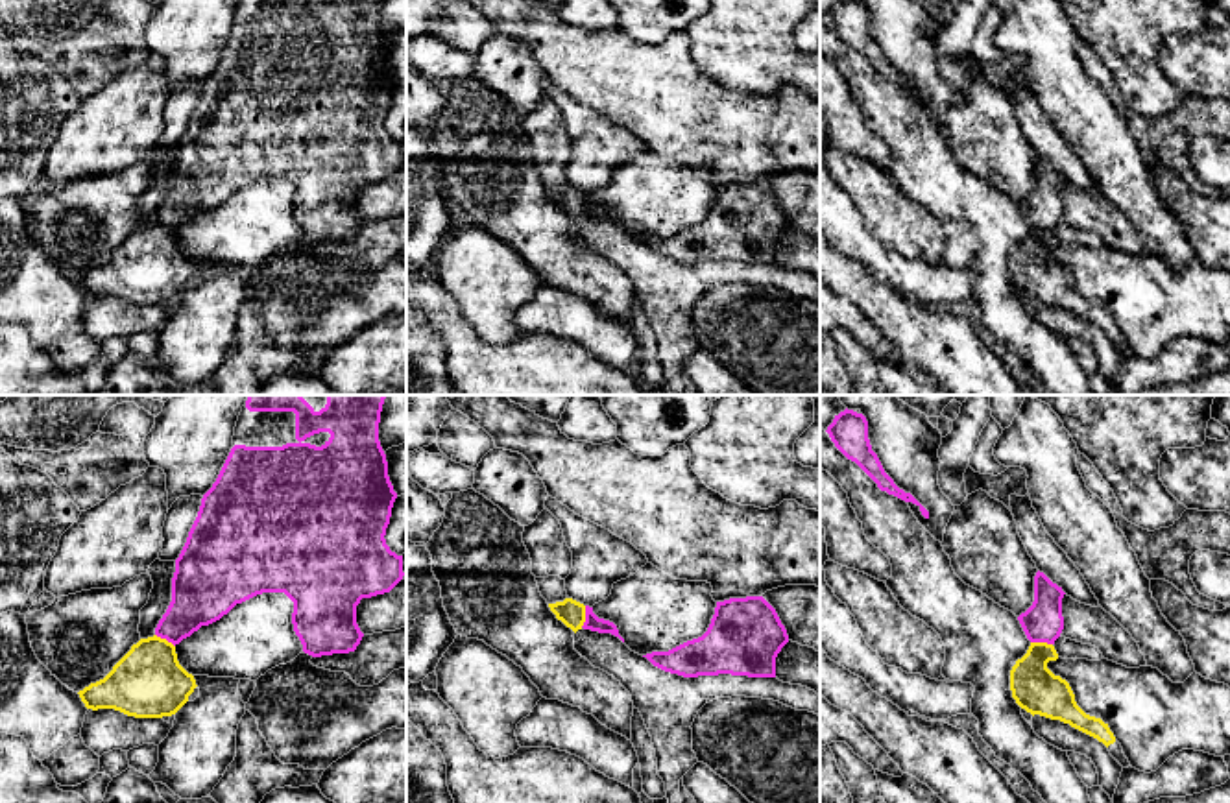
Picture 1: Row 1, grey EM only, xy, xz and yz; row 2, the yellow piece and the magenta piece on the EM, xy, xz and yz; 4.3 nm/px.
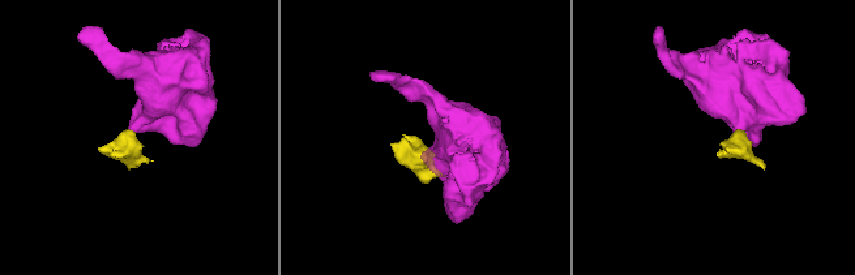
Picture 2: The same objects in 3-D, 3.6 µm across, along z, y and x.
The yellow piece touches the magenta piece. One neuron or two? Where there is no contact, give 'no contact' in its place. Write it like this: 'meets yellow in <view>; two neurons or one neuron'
meets yellow in xz; two neurons

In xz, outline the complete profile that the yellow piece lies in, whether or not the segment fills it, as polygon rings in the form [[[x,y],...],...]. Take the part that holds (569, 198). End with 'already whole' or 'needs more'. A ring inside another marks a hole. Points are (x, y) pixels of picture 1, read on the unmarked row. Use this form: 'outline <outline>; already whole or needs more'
outline [[[565,185],[549,194],[574,218],[574,236],[595,255],[613,262],[641,299],[656,336],[657,362],[667,378],[663,386],[654,386],[650,395],[698,395],[683,373],[683,362],[698,349],[691,312],[705,290],[731,282],[763,284],[820,303],[820,282],[807,273],[783,270],[778,264],[670,260],[632,238],[619,223],[584,216],[584,190]]]; needs more

